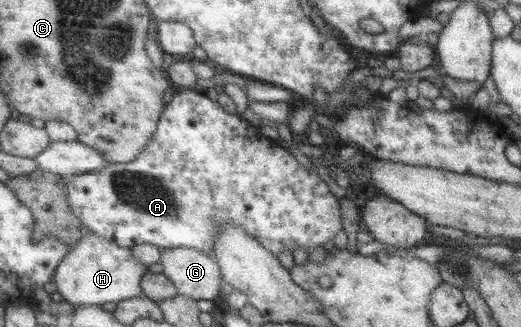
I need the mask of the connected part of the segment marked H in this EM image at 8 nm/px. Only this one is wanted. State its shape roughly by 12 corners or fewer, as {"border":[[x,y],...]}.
{"border":[[93,232],[54,282],[65,301],[102,306],[146,296],[148,266]]}

